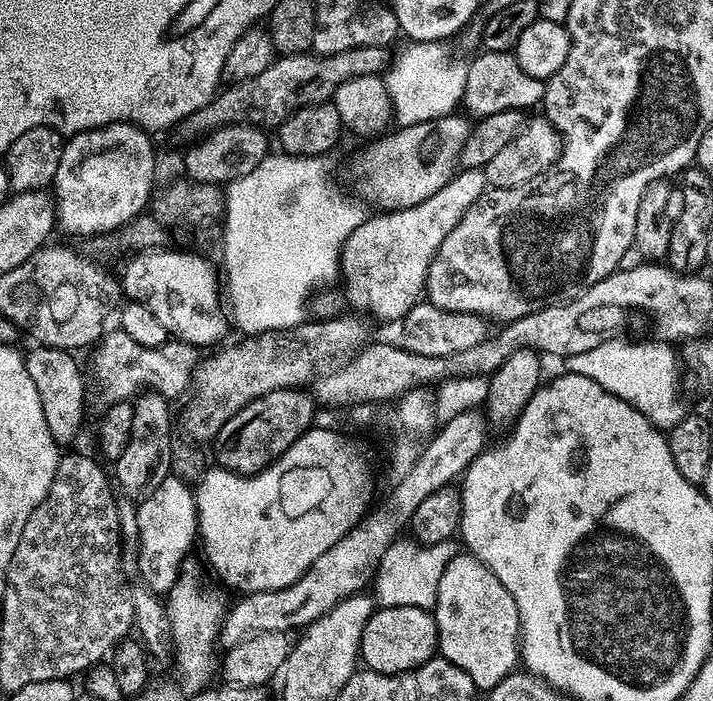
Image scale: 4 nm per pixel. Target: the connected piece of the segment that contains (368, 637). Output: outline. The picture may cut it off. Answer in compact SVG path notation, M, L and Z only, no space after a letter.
M418 606L377 607L362 630L359 659L365 669L397 676L399 672L410 672L413 668L422 666L426 661L433 659L437 655L439 643L436 617L429 609Z

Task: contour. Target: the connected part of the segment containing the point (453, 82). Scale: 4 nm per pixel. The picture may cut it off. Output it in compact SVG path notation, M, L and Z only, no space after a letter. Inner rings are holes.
M418 40L405 43L405 45L397 56L395 53L383 77L384 84L388 88L388 97L392 99L395 119L397 121L400 119L401 125L421 124L427 120L437 120L443 116L453 115L464 98L469 57L467 55L464 57L458 49L451 48L451 43L443 40Z

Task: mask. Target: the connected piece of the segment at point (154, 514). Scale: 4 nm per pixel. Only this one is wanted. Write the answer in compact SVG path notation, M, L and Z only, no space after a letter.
M169 474L158 487L149 492L135 505L137 514L139 549L140 556L140 576L143 583L157 594L166 594L180 576L180 570L184 566L185 560L189 559L192 543L198 540L198 505L193 489L190 487L189 481L180 480L174 475Z

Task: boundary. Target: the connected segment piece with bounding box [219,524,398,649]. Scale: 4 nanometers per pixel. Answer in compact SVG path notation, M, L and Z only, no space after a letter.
M372 524L372 532L355 532L353 528L350 529L334 546L330 546L330 550L326 550L326 554L322 554L322 558L318 558L313 562L302 574L302 578L290 585L289 588L266 590L265 592L249 592L241 595L239 597L241 600L233 608L231 605L227 609L220 626L219 643L225 649L230 649L239 640L244 640L257 632L282 632L288 634L291 633L291 628L297 628L297 630L303 629L305 626L311 624L313 620L317 620L319 616L330 611L345 596L357 595L363 589L360 587L367 580L369 583L369 574L375 573L380 559L386 554L389 546L397 539L398 532L393 528L384 528L384 524Z

